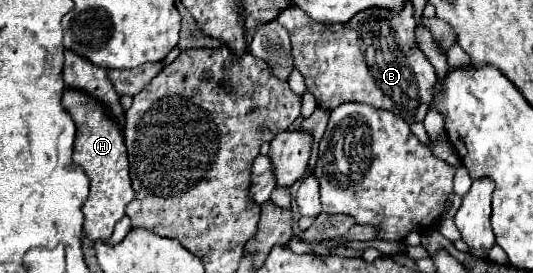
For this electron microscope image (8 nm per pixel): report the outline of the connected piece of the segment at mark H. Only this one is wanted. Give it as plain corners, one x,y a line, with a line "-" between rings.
67,87
63,91
63,105
77,125
73,163
83,167
83,171
91,179
89,199
83,205
83,215
85,215
83,231
85,231
85,237
91,241
97,241
97,239
107,241
113,233
115,223
125,215
125,205
135,195
131,189
131,179
129,179
129,161
127,161
123,131
119,123
115,123
107,107
85,91

